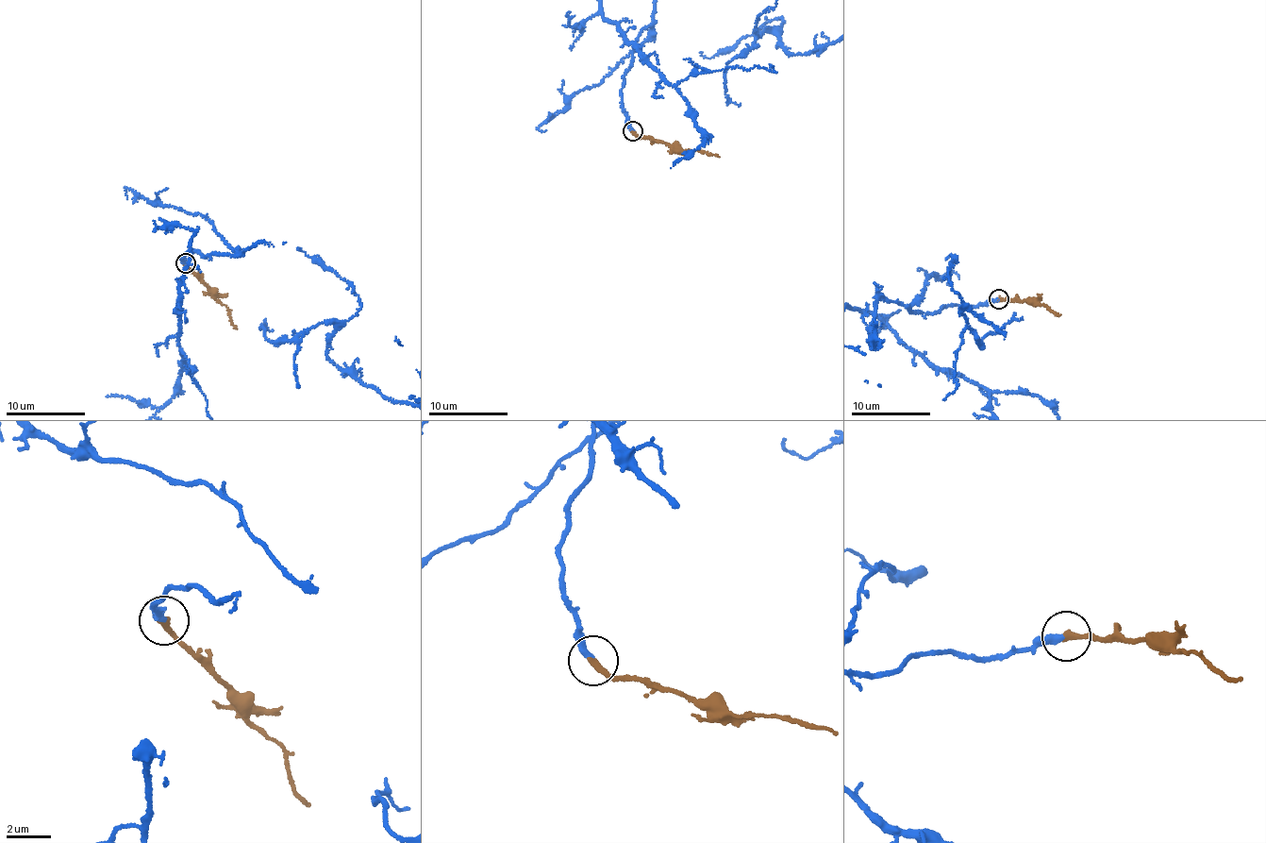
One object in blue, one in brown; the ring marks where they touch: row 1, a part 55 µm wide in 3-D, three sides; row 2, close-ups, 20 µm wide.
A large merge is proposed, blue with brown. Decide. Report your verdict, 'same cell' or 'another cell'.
same cell

